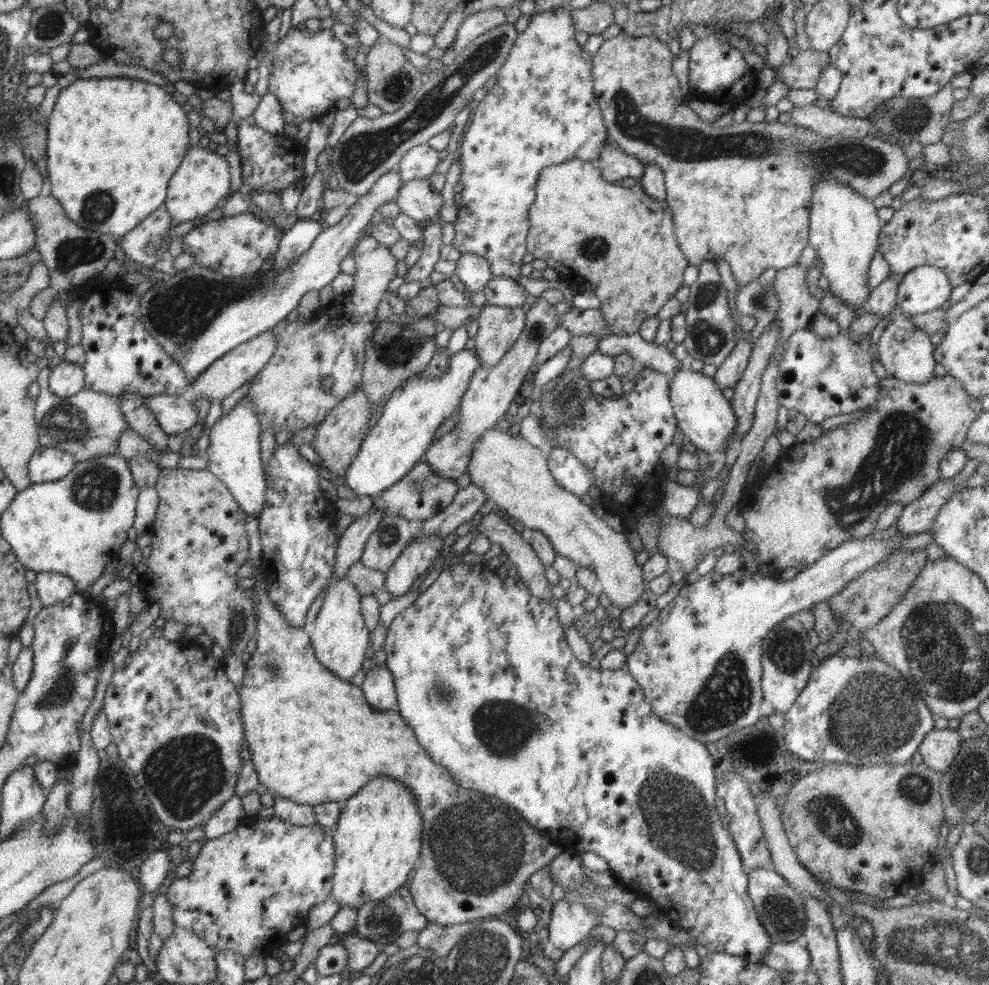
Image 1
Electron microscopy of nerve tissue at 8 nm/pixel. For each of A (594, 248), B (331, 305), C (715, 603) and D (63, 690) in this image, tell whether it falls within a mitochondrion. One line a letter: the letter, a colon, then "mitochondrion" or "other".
A: mitochondrion
B: other
C: other
D: mitochondrion

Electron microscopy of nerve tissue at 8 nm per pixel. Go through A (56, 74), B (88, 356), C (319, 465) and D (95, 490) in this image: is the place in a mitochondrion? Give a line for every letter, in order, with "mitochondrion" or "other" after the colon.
A: other
B: other
C: other
D: mitochondrion

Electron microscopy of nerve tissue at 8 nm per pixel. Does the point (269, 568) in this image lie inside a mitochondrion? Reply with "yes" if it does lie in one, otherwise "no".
no

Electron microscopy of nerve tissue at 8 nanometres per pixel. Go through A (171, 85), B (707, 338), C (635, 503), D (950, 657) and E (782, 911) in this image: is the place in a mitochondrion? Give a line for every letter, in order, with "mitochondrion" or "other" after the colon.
A: other
B: mitochondrion
C: other
D: mitochondrion
E: mitochondrion

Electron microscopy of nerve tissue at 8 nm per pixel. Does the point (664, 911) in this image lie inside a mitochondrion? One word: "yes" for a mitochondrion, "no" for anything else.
no

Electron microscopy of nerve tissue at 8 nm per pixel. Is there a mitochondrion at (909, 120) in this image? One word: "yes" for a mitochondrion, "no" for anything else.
yes

